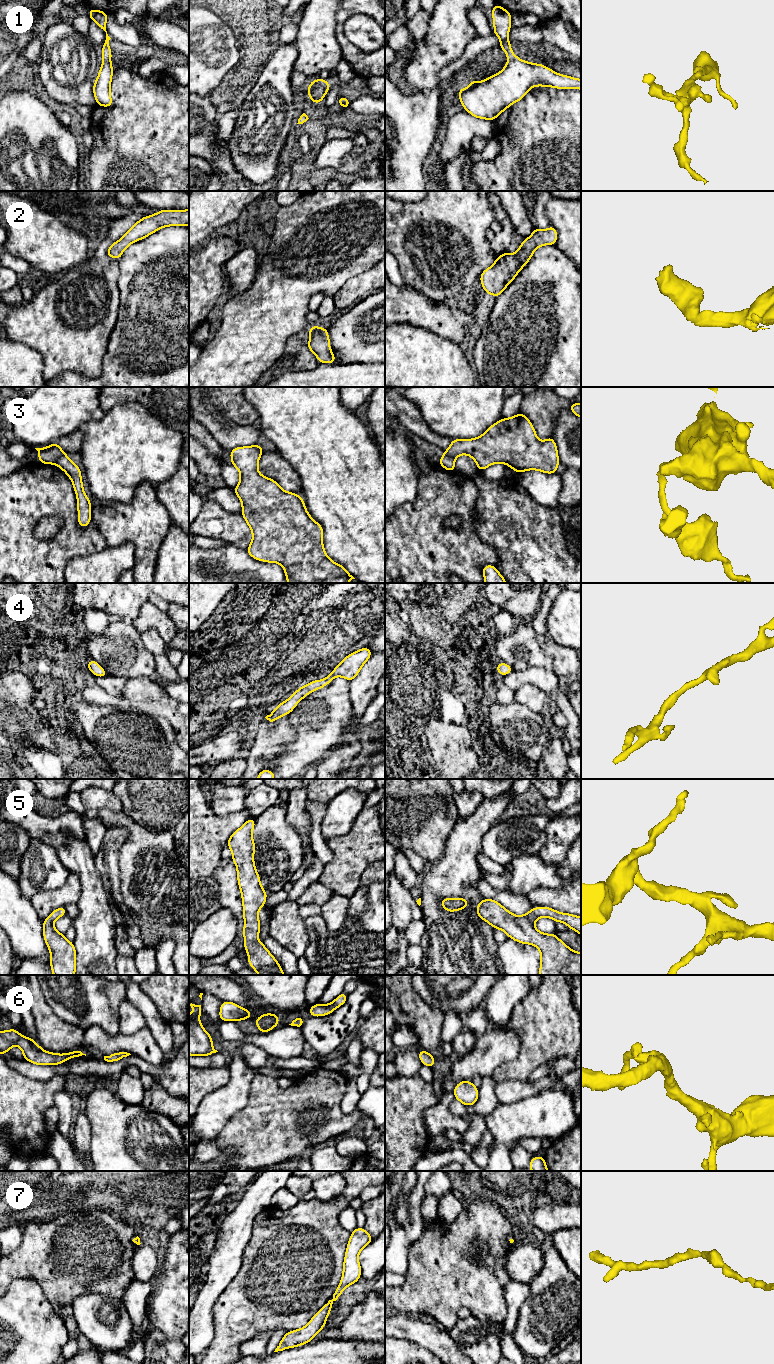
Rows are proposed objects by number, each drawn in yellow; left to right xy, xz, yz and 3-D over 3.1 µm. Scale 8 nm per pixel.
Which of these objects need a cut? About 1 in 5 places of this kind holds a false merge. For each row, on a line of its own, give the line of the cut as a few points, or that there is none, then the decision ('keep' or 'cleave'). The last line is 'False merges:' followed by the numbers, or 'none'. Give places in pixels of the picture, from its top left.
1: no cut; keep
2: no cut; keep
3: cut in xy along (64, 453), (55, 463); cleave
4: no cut; keep
5: no cut; keep
6: no cut; keep
7: no cut; keep
False merges: 3

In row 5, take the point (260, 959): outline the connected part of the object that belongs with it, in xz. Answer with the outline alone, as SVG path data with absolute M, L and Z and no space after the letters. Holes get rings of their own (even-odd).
M249 818L227 842L232 851L232 860L237 867L237 880L242 895L244 948L249 955L248 964L259 975L284 975L275 957L258 941L261 925L258 912L265 906L267 892L260 884L260 877L254 865L254 827L255 818Z

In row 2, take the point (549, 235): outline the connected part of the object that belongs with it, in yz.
M550 226L545 230L534 228L532 235L527 239L523 239L517 252L501 254L495 259L495 263L491 267L482 272L479 279L484 291L496 298L499 297L528 263L538 247L546 244L556 245L556 242L557 230L554 226Z

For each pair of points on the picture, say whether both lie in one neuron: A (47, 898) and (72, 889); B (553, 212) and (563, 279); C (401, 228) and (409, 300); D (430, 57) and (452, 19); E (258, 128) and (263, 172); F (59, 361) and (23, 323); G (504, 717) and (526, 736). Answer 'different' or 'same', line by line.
A: same
B: different
C: different
D: same
E: same
F: same
G: same

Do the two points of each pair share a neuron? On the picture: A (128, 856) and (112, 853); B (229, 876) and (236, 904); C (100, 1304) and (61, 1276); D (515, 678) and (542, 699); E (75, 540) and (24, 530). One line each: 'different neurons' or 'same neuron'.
A: different neurons
B: same neuron
C: different neurons
D: different neurons
E: same neuron

